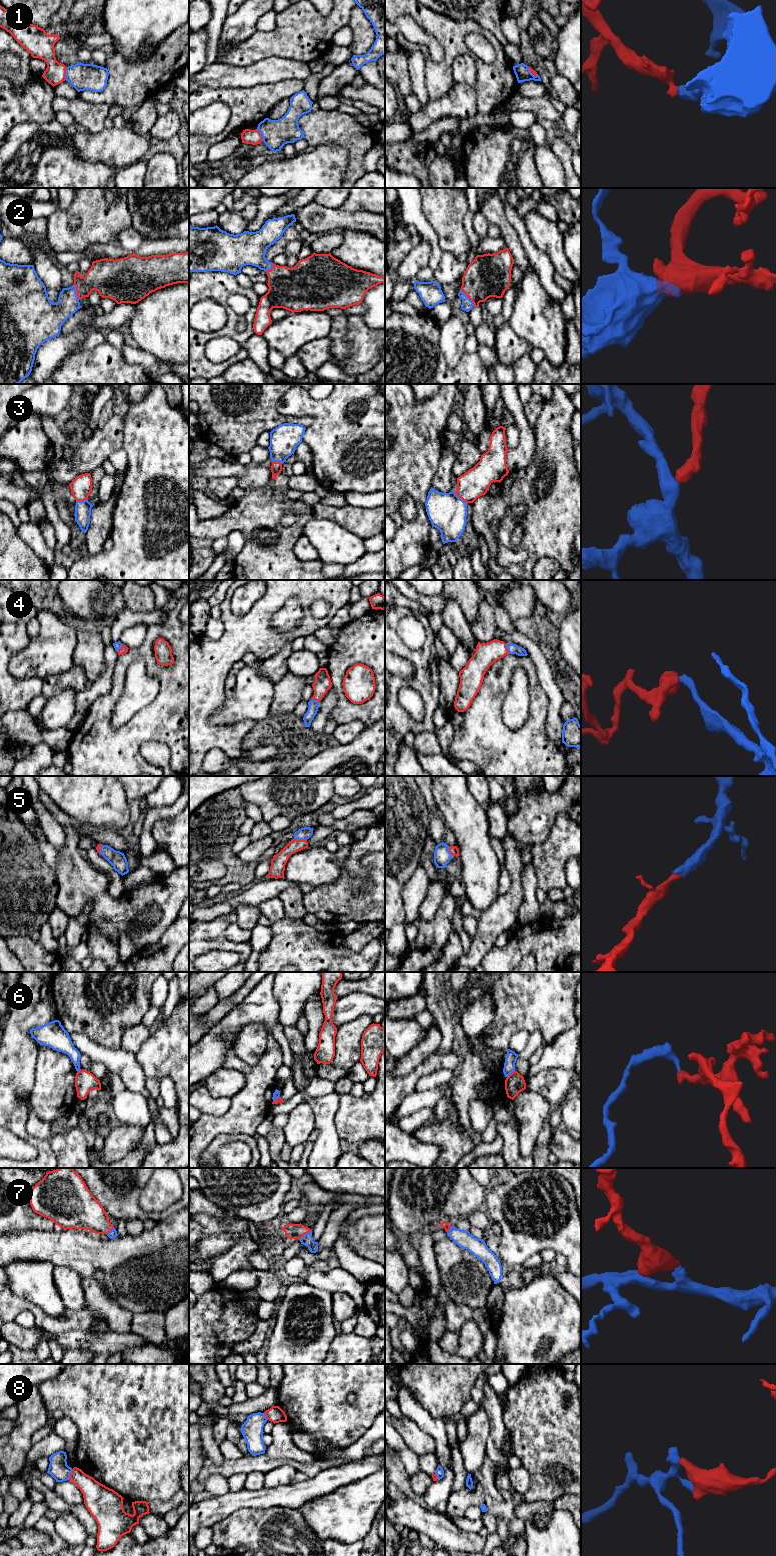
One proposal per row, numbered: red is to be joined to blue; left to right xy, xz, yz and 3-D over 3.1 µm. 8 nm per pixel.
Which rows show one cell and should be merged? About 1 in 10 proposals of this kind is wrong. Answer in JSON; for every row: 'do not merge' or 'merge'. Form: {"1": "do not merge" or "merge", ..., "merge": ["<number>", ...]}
{"1": "do not merge", "2": "merge", "3": "merge", "4": "merge", "5": "merge", "6": "do not merge", "7": "merge", "8": "merge", "merge": ["2", "3", "4", "5", "7", "8"]}

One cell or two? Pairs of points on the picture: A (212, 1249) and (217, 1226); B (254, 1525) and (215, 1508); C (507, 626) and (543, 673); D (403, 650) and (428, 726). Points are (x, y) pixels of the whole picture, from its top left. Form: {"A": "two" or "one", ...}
{"A": "two", "B": "two", "C": "two", "D": "one"}

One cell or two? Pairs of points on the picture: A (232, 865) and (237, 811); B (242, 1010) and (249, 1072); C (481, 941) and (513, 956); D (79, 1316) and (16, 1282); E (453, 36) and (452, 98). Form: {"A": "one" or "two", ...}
{"A": "one", "B": "two", "C": "two", "D": "two", "E": "two"}

